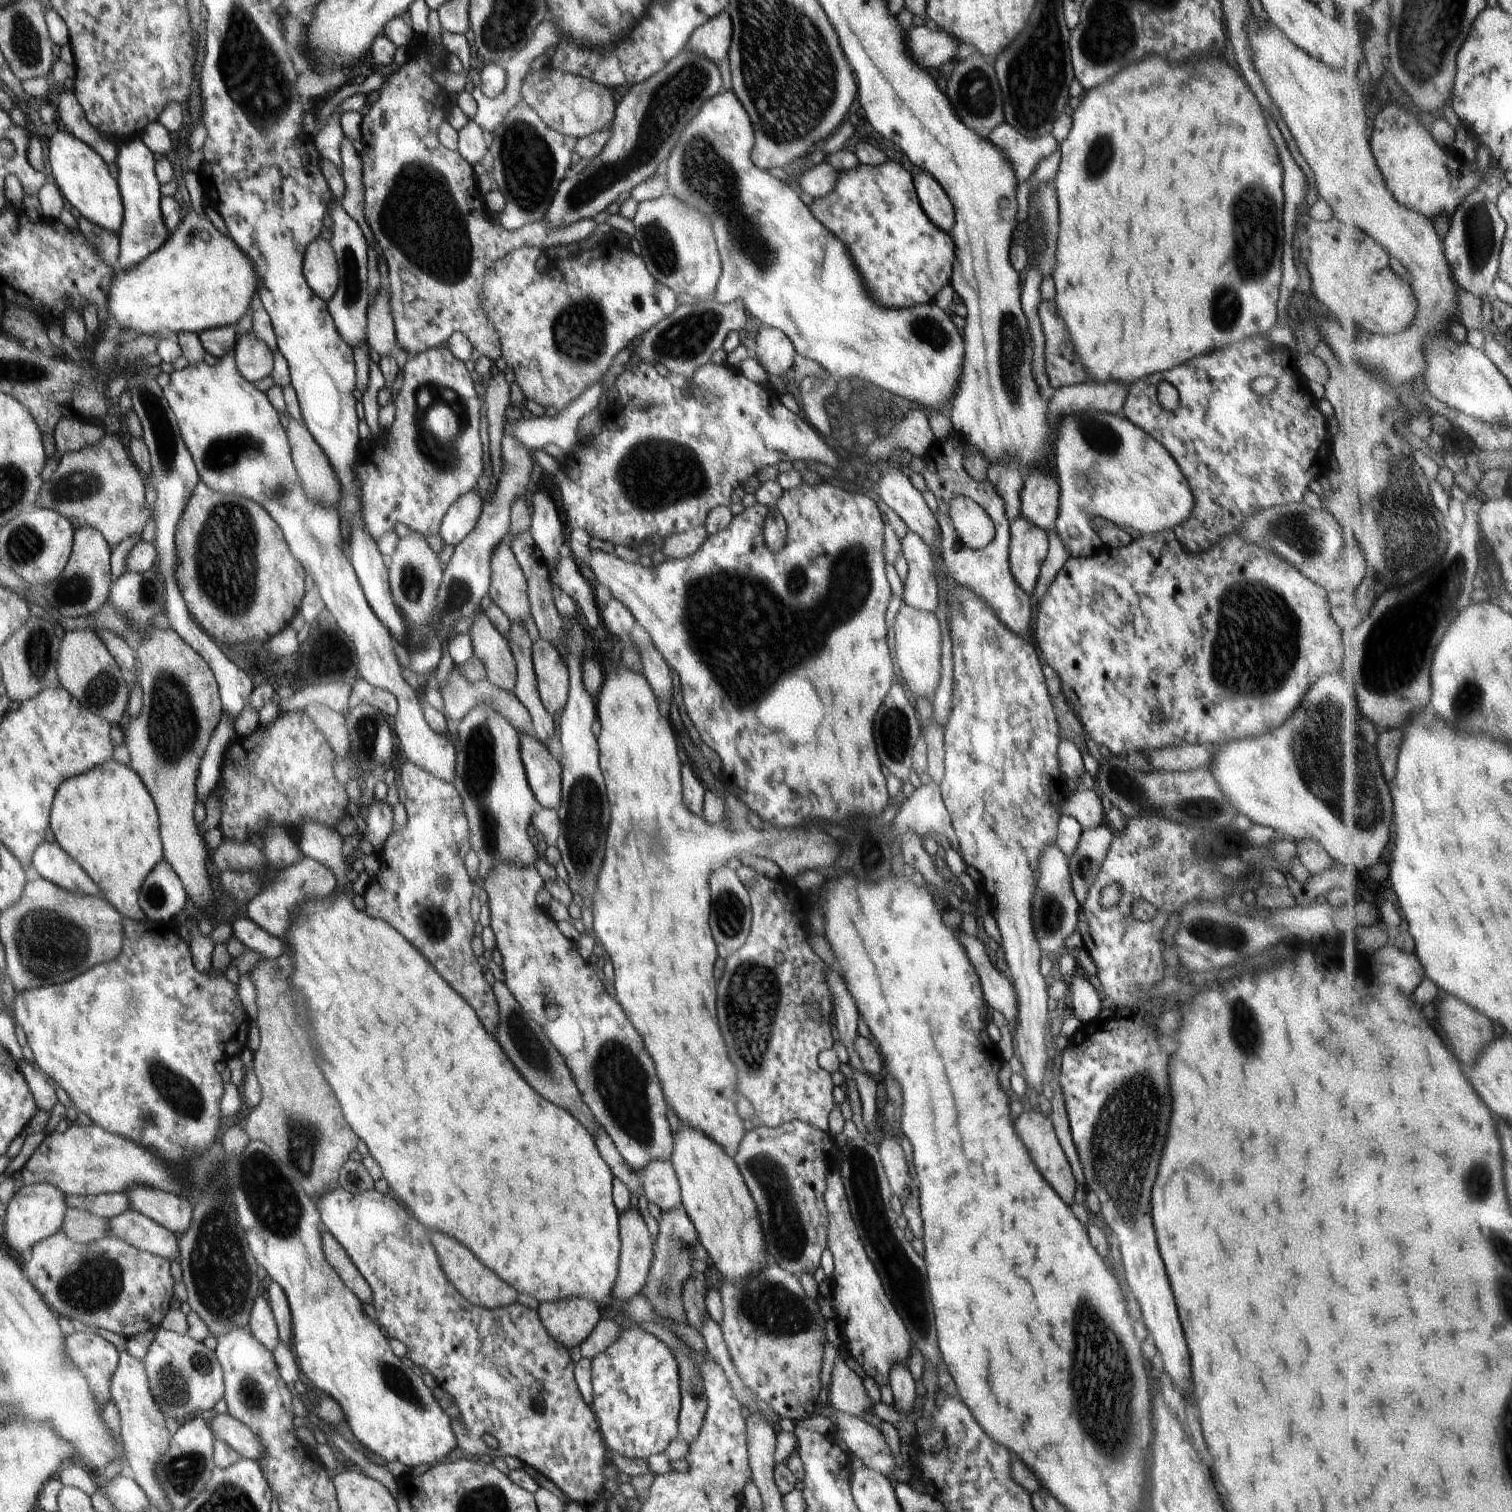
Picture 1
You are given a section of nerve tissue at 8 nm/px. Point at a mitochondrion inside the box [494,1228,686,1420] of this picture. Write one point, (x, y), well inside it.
(669, 1267)

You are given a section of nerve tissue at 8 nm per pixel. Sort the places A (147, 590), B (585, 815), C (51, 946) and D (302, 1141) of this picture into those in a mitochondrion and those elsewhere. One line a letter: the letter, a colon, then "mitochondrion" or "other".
A: mitochondrion
B: mitochondrion
C: mitochondrion
D: mitochondrion

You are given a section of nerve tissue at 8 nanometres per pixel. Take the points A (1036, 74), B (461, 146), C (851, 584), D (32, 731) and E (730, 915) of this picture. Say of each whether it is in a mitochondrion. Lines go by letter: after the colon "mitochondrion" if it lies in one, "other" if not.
A: mitochondrion
B: other
C: mitochondrion
D: other
E: mitochondrion

